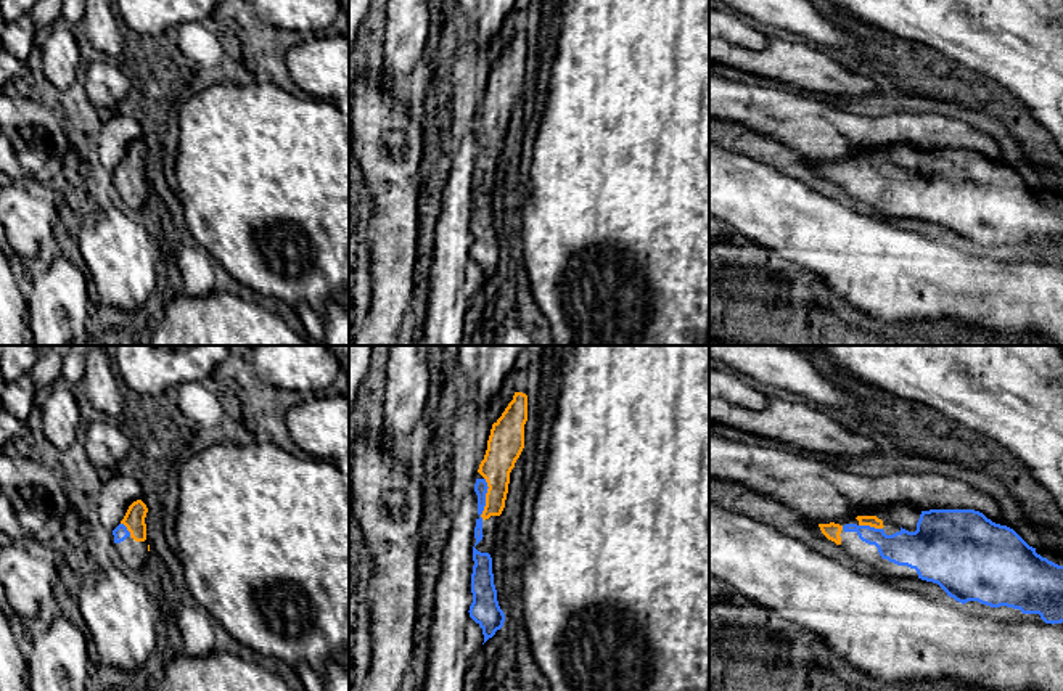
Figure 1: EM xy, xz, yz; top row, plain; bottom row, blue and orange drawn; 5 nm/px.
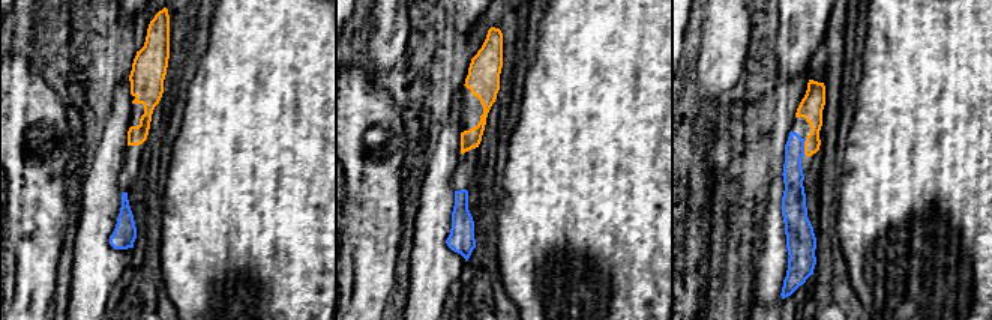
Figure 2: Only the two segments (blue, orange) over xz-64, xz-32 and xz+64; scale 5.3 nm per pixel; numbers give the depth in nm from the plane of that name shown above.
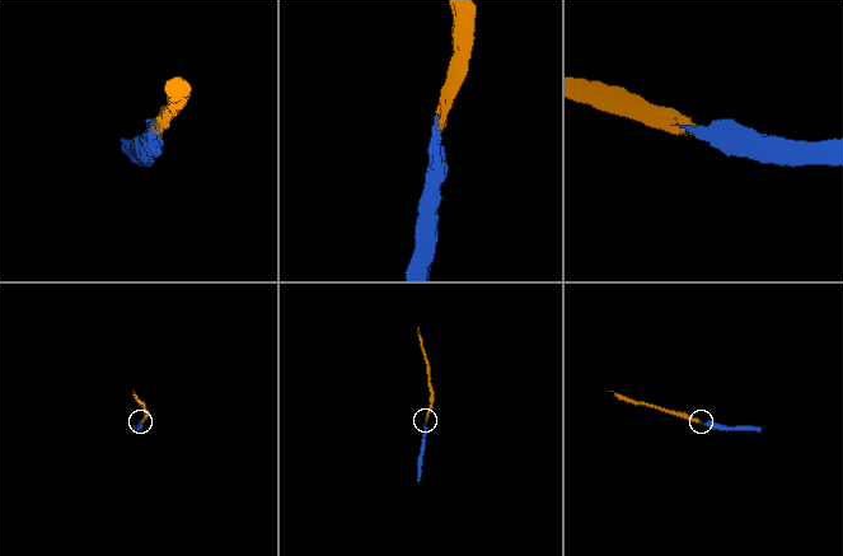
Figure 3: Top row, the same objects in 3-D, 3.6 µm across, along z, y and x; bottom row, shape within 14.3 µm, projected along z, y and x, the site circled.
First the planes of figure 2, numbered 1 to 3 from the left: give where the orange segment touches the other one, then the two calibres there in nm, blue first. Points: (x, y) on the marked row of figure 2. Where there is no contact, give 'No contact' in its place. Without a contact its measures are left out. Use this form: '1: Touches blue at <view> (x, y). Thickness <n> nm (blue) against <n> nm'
1: No contact
2: No contact
3: Touches blue at xz+64 (803, 146). Thickness 110 nm (blue) against 130 nm

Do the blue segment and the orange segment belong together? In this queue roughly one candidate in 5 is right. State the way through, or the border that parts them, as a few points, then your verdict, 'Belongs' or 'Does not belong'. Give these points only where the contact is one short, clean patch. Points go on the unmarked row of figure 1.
Path across: xz (481, 127), (484, 139), (494, 127), (502, 92). Belongs

